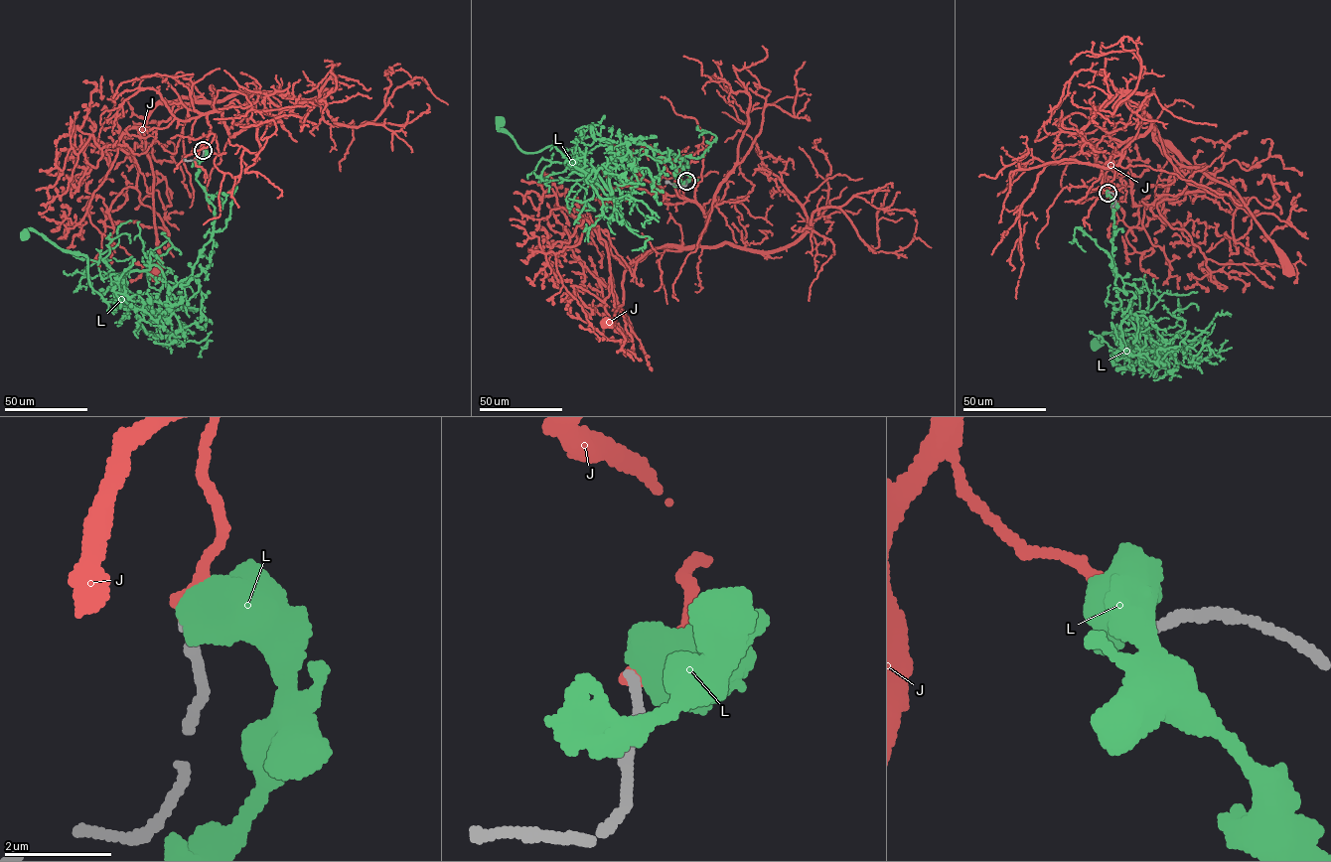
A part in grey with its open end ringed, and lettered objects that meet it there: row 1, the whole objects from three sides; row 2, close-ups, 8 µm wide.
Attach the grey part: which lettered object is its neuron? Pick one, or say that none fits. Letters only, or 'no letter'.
J

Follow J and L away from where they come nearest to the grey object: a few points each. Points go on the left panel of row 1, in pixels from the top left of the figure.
J: (203, 150), (210, 131), (208, 114), (219, 110), (195, 102), (155, 105), (144, 132), (153, 179), (158, 275)
L: (203, 150), (213, 234), (149, 304), (158, 317), (105, 301), (87, 257), (24, 234)

